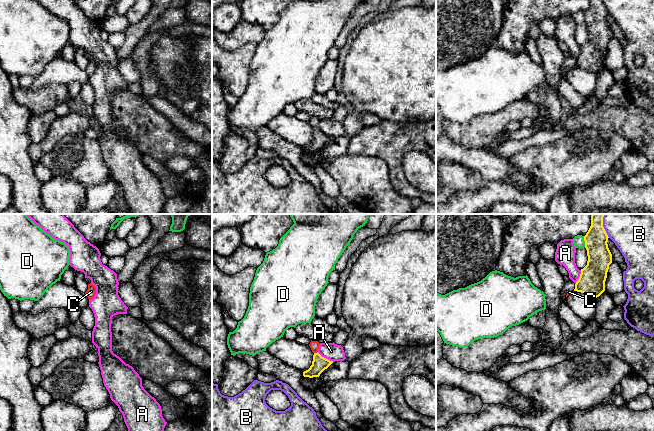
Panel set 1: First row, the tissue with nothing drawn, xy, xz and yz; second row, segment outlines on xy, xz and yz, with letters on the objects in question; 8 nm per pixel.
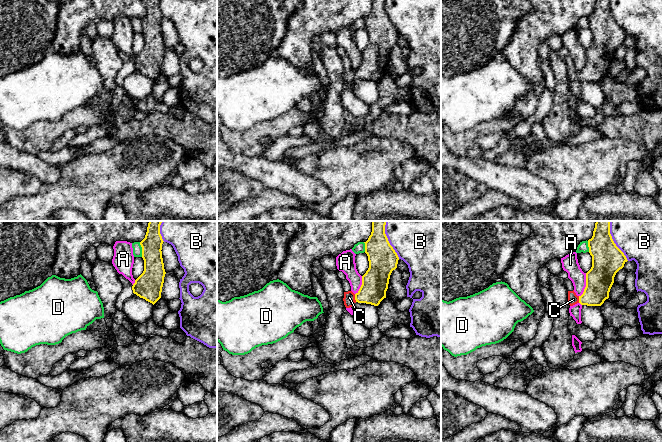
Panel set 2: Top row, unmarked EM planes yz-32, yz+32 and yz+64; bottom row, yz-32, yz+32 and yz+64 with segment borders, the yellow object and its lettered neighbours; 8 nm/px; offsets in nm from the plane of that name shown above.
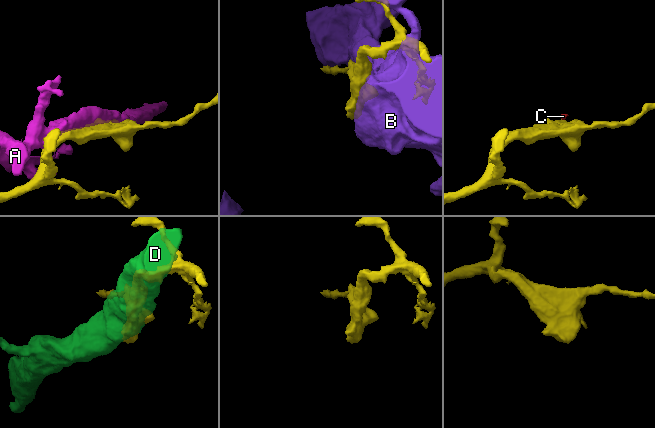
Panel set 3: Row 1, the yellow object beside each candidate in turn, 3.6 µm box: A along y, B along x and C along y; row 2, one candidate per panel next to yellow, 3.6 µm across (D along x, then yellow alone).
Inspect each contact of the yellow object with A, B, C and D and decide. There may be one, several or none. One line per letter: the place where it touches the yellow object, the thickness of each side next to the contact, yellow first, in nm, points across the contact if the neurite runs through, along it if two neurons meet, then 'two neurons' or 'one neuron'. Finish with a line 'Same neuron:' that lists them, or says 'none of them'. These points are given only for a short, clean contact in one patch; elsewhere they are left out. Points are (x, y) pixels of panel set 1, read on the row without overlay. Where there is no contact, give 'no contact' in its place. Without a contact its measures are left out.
A: contact xz (325, 134); calibres 120 and 140 nm; two neurons
B: contact yz (605, 7); calibres 190 and 280 nm; two neurons
C: contact xz (315, 129); calibres 120 and 80 nm; way xz (319, 140), (315, 129), (314, 121); one neuron
D: contact yz (584, 16); calibres 190 and 90 nm; two neurons
Same neuron: C

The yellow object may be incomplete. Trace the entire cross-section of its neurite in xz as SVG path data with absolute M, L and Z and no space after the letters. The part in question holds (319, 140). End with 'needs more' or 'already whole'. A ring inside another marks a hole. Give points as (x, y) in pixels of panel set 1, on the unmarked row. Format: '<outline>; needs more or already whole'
M312 116L309 120L314 131L313 131L312 141L308 146L303 148L304 153L309 153L309 154L319 153L320 150L333 139L333 137L330 137L322 133L318 129L320 120L321 119L319 119L318 117L312 117Z; needs more

